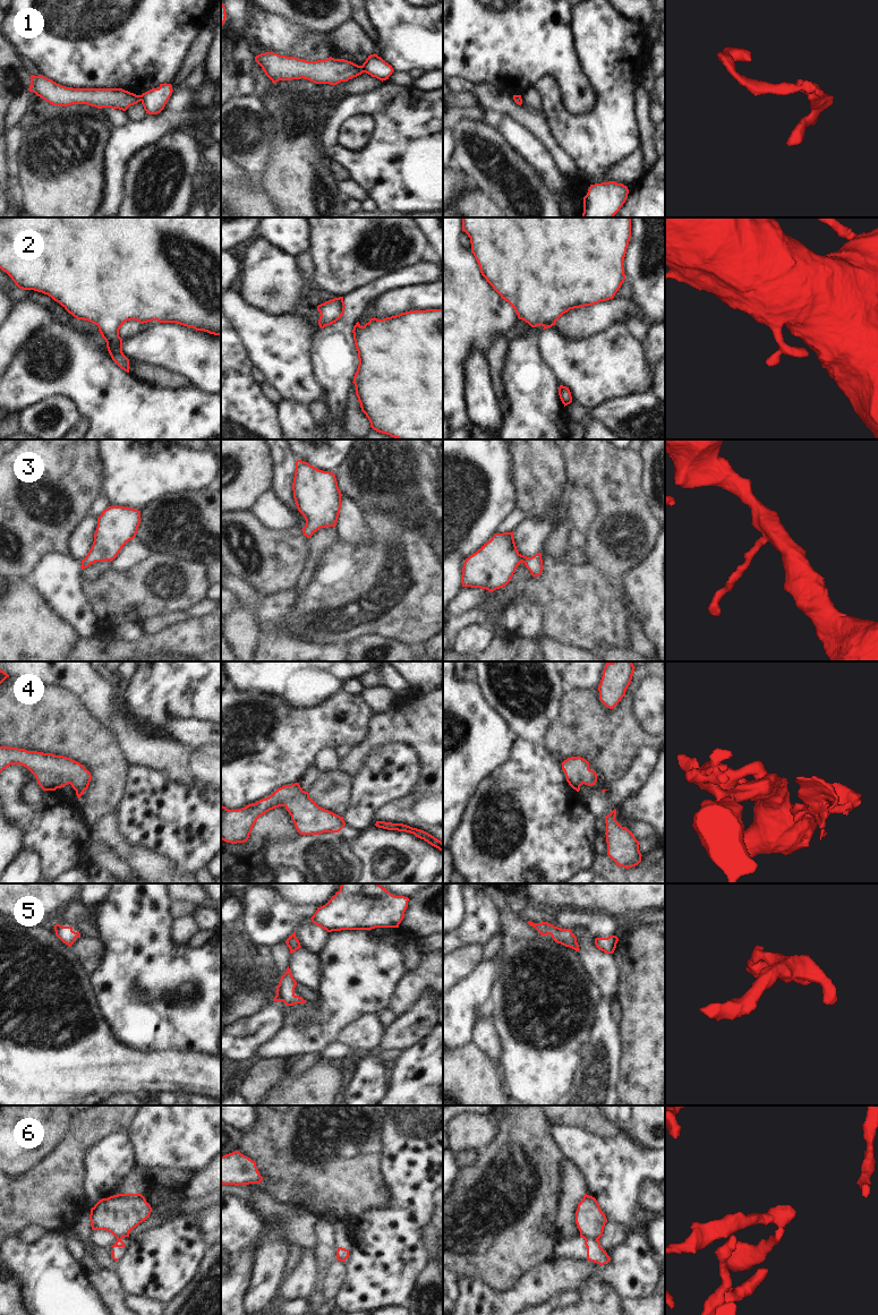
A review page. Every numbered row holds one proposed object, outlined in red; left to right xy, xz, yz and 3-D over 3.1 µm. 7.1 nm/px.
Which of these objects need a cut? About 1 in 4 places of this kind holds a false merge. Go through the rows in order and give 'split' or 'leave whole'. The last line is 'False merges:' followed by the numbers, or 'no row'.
1: split
2: leave whole
3: leave whole
4: leave whole
5: leave whole
6: split
False merges: 1, 6

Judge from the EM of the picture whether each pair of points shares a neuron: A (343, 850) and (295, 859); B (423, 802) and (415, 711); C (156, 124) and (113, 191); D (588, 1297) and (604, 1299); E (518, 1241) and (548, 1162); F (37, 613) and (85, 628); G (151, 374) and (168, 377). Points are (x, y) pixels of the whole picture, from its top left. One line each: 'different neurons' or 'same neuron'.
A: same neuron
B: same neuron
C: same neuron
D: same neuron
E: same neuron
F: different neurons
G: same neuron

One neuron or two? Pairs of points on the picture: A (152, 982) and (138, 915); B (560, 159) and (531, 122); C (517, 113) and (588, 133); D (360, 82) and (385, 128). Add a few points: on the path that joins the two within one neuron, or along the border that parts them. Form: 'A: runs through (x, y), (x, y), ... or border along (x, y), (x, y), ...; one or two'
A: runs through (141, 965), (138, 932); one
B: runs through (554, 150), (540, 131); one
C: border along (540, 111), (552, 137), (559, 145); two
D: border along (383, 82), (366, 92), (347, 95); two

